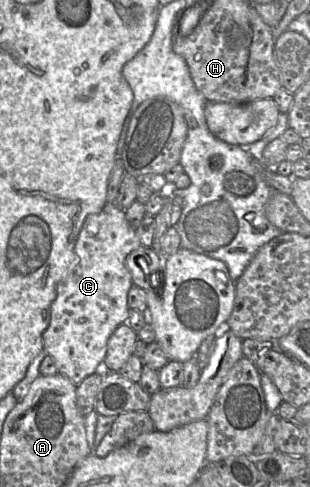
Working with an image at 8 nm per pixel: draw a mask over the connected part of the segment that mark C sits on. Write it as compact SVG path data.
M106 203L103 210L98 214L89 215L80 230L76 244L75 244L75 266L72 272L69 274L65 281L60 282L57 289L57 296L51 305L51 320L49 326L43 333L43 345L44 350L51 356L55 362L58 369L58 373L67 377L74 384L81 383L86 377L100 371L103 366L103 360L106 356L107 344L110 336L115 331L115 329L121 324L127 324L126 320L128 318L129 306L127 303L127 296L129 289L133 286L131 274L126 266L126 257L132 251L137 250L141 247L141 242L136 234L136 231L131 227L126 219L125 211L120 209L114 203Z

